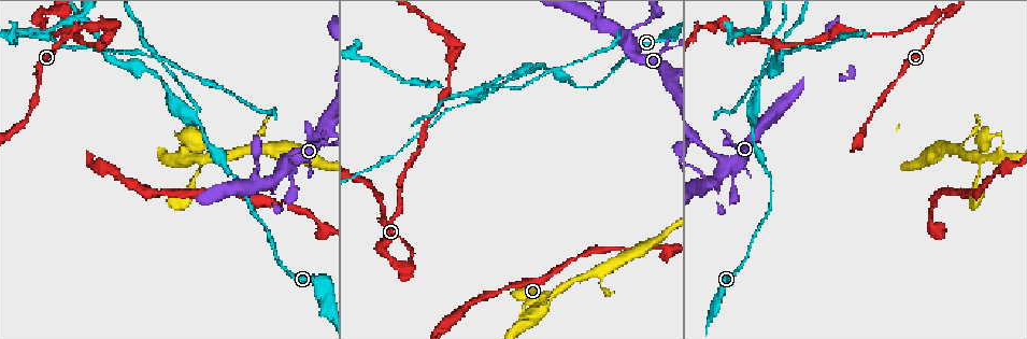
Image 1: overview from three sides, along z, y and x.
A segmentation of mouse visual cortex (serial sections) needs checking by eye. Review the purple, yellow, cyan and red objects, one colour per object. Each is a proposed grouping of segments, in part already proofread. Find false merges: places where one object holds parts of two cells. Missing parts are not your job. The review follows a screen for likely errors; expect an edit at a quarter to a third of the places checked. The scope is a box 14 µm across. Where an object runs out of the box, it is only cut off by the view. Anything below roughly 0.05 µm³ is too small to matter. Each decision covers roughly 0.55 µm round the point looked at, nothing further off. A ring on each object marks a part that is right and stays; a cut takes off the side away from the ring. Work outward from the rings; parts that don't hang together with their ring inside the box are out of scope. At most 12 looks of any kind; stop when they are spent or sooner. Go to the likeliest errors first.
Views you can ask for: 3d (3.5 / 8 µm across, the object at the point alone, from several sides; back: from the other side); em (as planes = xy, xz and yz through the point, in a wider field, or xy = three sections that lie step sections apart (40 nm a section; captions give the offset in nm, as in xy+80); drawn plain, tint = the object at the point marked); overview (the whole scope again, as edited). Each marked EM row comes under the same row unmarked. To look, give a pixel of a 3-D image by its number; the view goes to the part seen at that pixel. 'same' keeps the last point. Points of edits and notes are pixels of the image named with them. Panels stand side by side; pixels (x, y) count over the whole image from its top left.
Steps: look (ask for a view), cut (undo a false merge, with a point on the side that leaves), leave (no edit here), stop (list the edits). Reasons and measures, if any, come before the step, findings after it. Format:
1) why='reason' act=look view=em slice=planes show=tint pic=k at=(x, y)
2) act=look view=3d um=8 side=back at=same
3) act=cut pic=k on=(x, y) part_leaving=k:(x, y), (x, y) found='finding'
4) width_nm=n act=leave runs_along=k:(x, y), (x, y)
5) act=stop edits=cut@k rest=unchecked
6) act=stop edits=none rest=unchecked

why='a narrow waist' act=look view=3d um=3.5 pic=1 at=(751, 116)

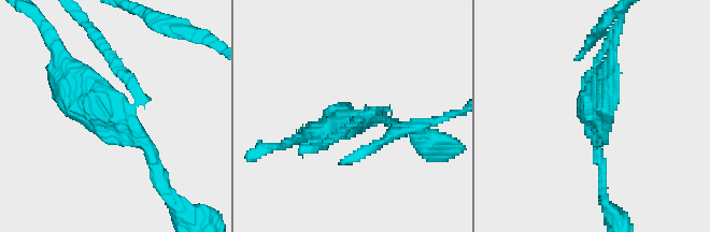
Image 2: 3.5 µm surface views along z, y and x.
arms=3 arm_widths_nm=150,150,400 act=look view=em slice=xy step=1 show=tint pic=2 at=(589, 116)

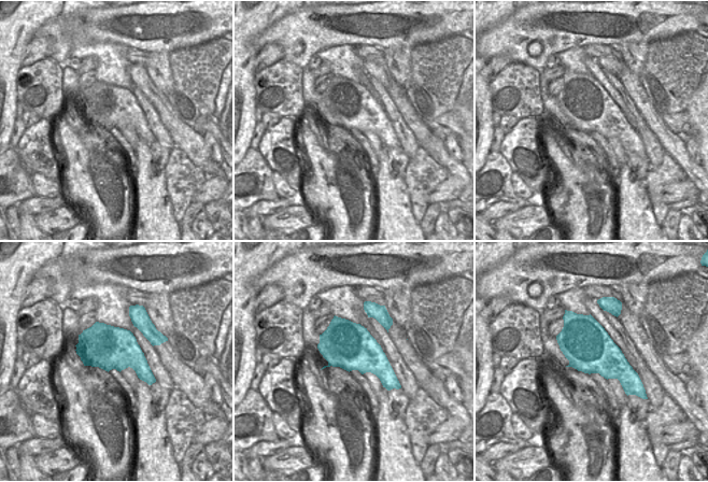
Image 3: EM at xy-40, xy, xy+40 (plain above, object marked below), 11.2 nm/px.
act=cut pic=2 on=(118, 64) part_leaving=2:(132, 95), (136, 88), (93, 28) found='two cells meet here'

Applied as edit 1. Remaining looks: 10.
why='side arm on a straight run' act=look view=3d um=3.5 side=back pic=1 at=(65, 16)

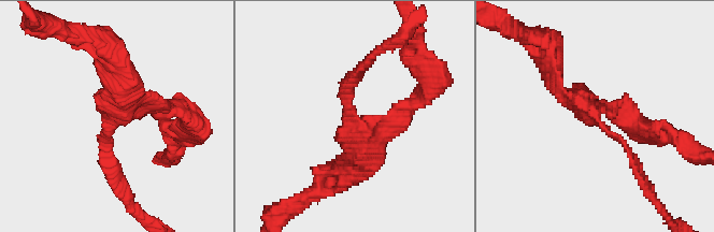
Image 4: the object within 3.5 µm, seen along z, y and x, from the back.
act=look view=em slice=xy step=3 show=tint pic=4 at=(350, 120)

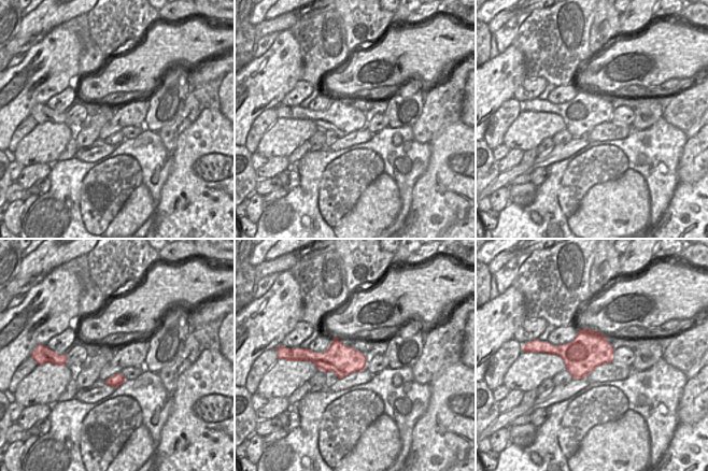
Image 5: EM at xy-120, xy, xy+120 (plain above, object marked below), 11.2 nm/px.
act=leave runs_along=4:(114, 177), (111, 121), (171, 107) found='one cell here'

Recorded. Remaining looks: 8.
why='calibre changes' act=look view=3d um=3.5 pic=1 at=(201, 166)

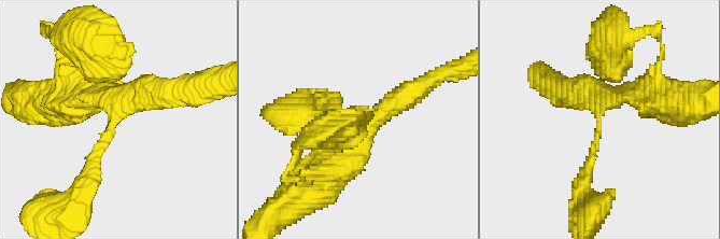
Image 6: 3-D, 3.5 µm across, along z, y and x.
why='need the tissue' act=look view=em slice=planes show=tint pic=6 at=(121, 116)

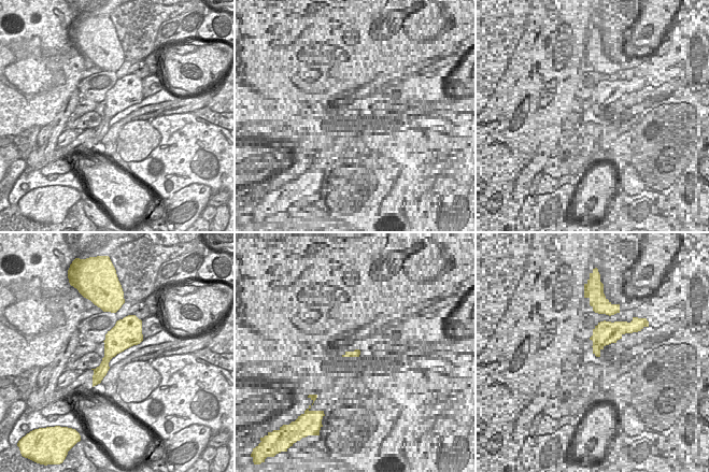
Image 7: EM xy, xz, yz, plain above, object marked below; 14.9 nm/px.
act=leave runs_along=6:(90, 174), (120, 114), (180, 92) found='one cell here'

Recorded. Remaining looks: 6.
why='abrupt turn' act=look view=3d um=3.5 pic=1 at=(598, 19)

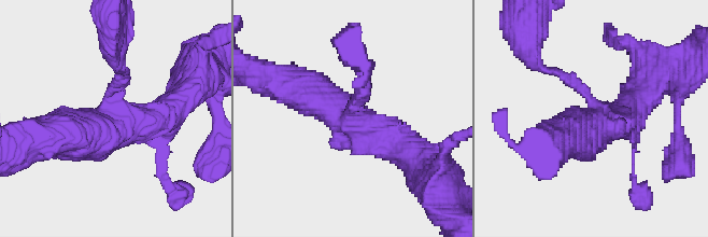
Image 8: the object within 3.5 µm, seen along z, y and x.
act=look view=em slice=xy step=1 show=tint pic=8 at=(349, 117)

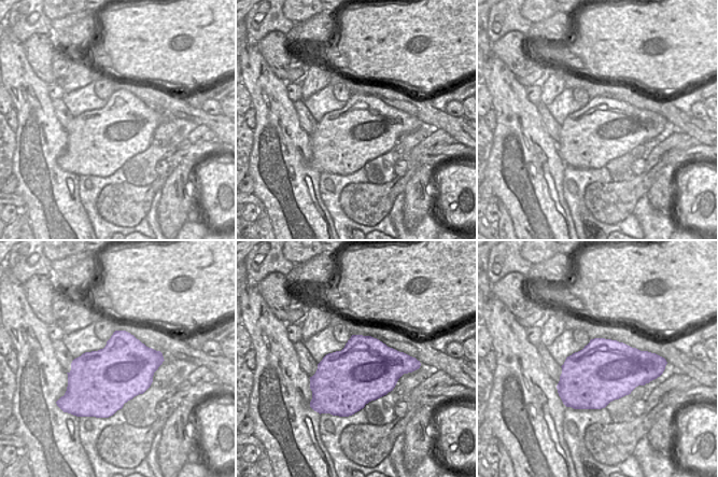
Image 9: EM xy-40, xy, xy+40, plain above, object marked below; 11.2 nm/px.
why='another direction' act=look view=em slice=planes show=tint at=same

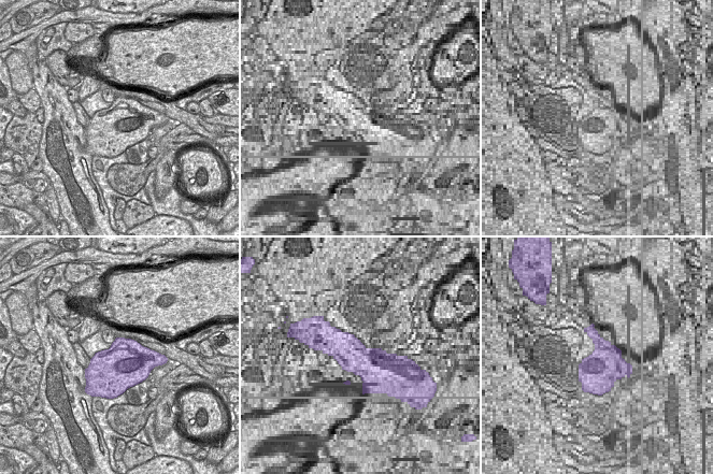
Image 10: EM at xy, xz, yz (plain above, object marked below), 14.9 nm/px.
arm_widths_nm=150,450,600 act=leave runs_along=8:(416, 153), (297, 87) found='one cell here'

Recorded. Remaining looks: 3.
why='sharp bend' act=look view=3d um=3.5 pic=1 at=(721, 27)

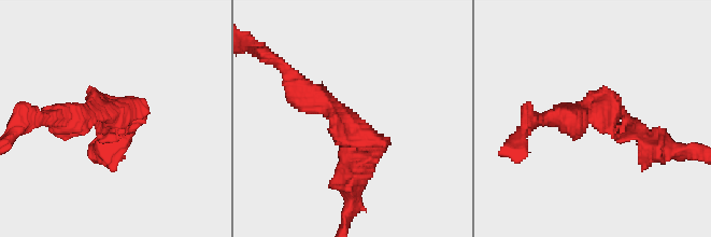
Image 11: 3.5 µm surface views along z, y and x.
act=look view=em slice=planes show=tint pic=11 at=(110, 113)

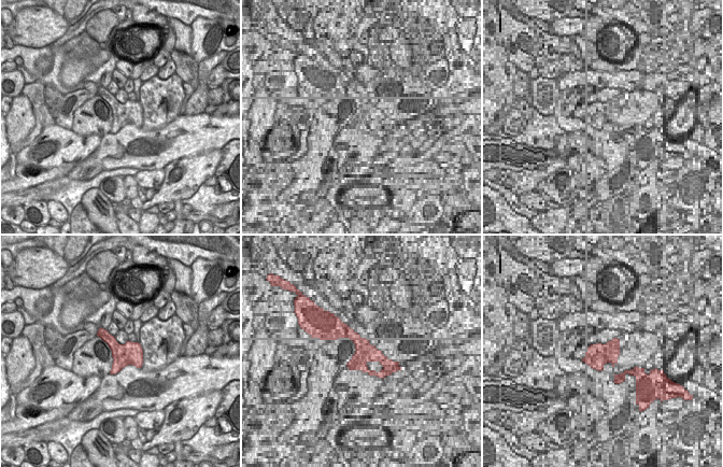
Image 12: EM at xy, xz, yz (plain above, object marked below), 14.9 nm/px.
act=leave runs_along=11:(366, 165), (375, 140), (289, 74) found='one cell here'

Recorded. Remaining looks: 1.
act=stop edits=cut@2 rest=unchecked

